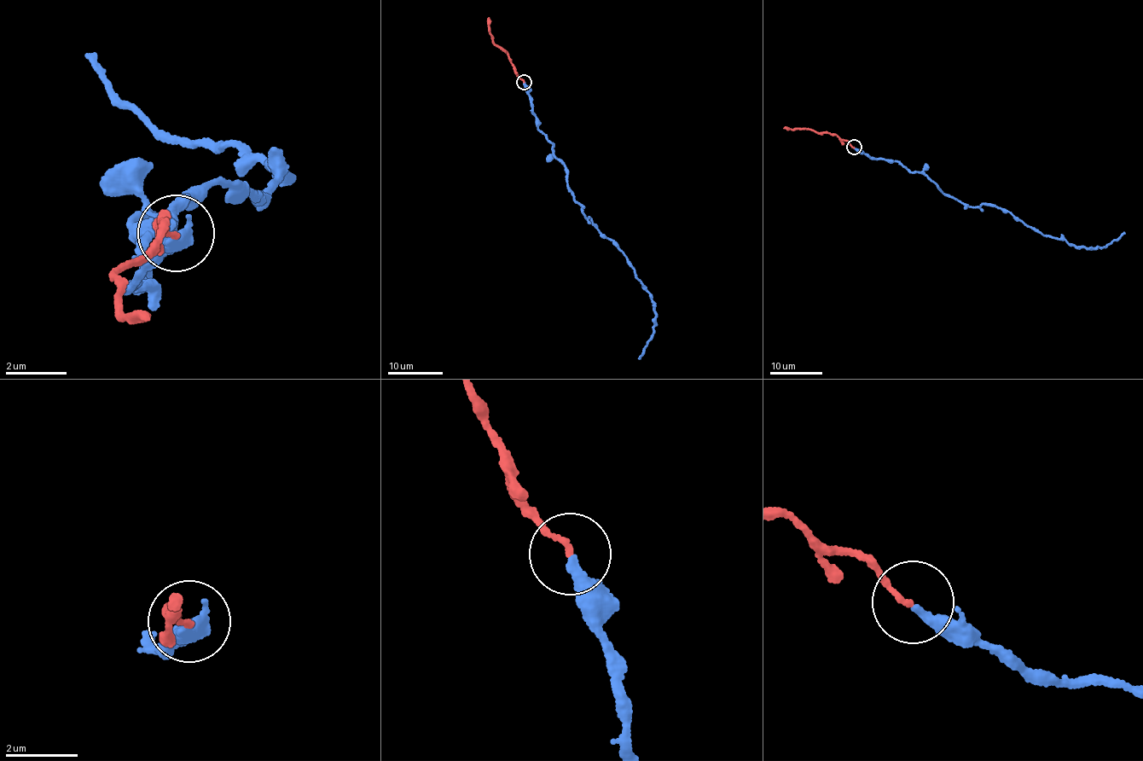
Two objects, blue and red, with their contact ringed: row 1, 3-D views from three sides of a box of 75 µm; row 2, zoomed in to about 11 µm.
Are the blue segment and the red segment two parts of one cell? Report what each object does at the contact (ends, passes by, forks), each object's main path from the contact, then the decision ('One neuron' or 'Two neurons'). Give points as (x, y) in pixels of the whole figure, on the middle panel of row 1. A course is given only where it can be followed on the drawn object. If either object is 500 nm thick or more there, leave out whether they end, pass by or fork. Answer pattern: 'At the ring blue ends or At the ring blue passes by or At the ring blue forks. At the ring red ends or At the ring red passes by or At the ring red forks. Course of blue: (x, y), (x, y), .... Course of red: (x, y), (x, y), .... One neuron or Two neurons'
At the ring blue ends. At the ring red ends. Course of blue: (524, 83), (536, 126), (565, 166), (573, 198), (590, 223), (624, 254), (654, 304), (652, 337), (639, 358). Course of red: (523, 82), (516, 74), (507, 54), (493, 42), (489, 17). One neuron

